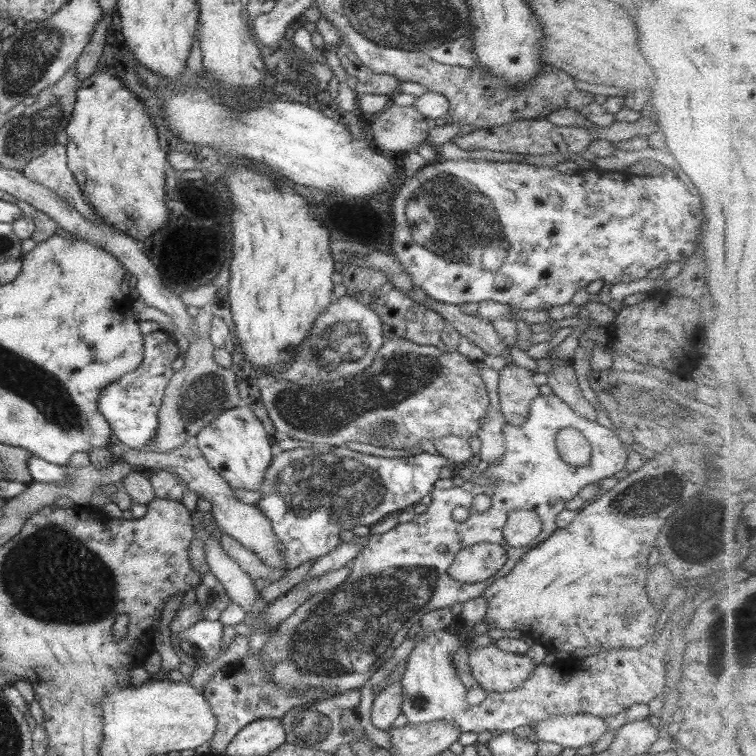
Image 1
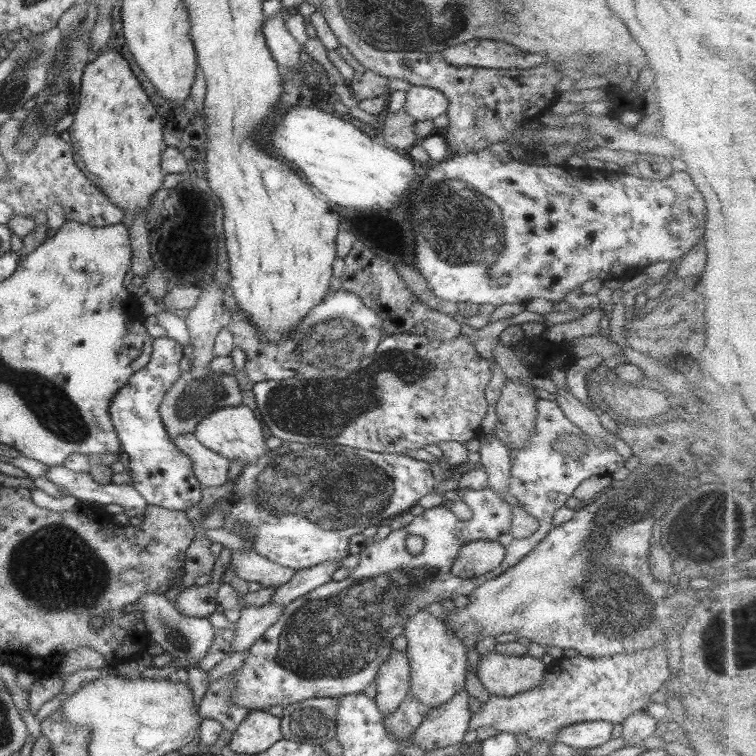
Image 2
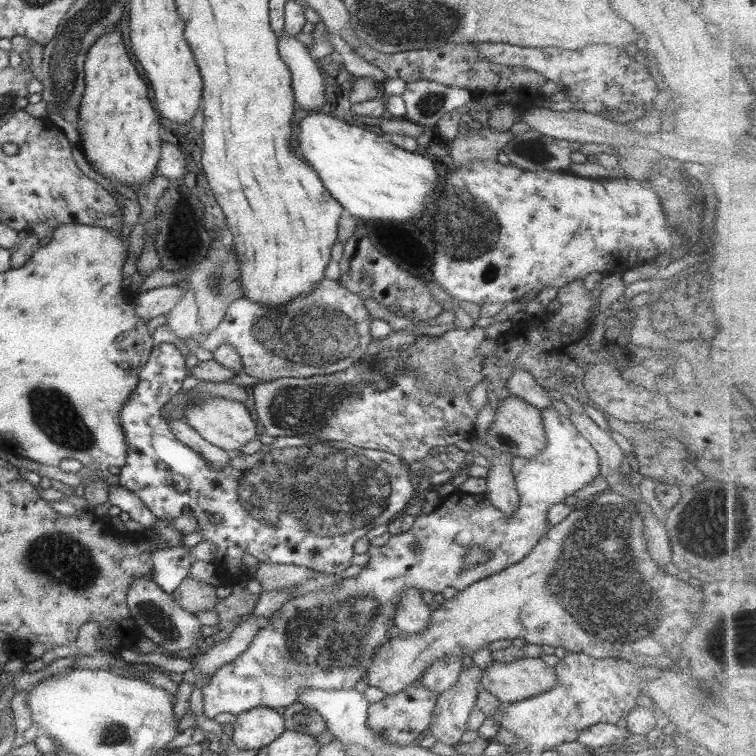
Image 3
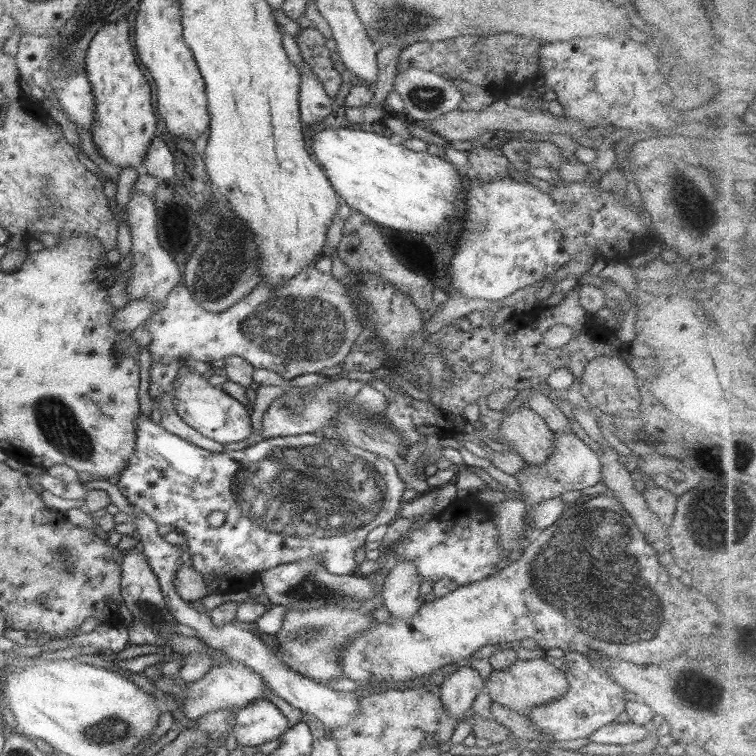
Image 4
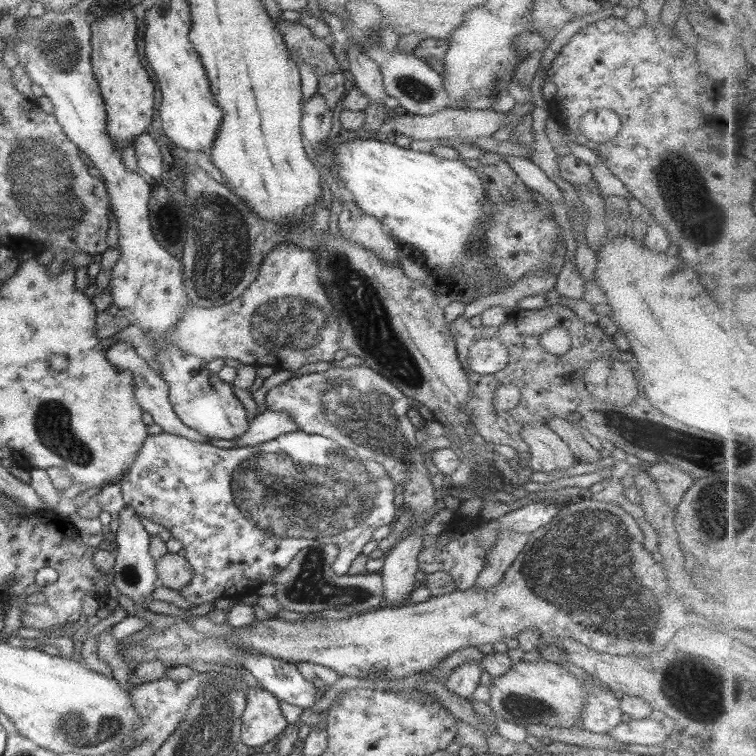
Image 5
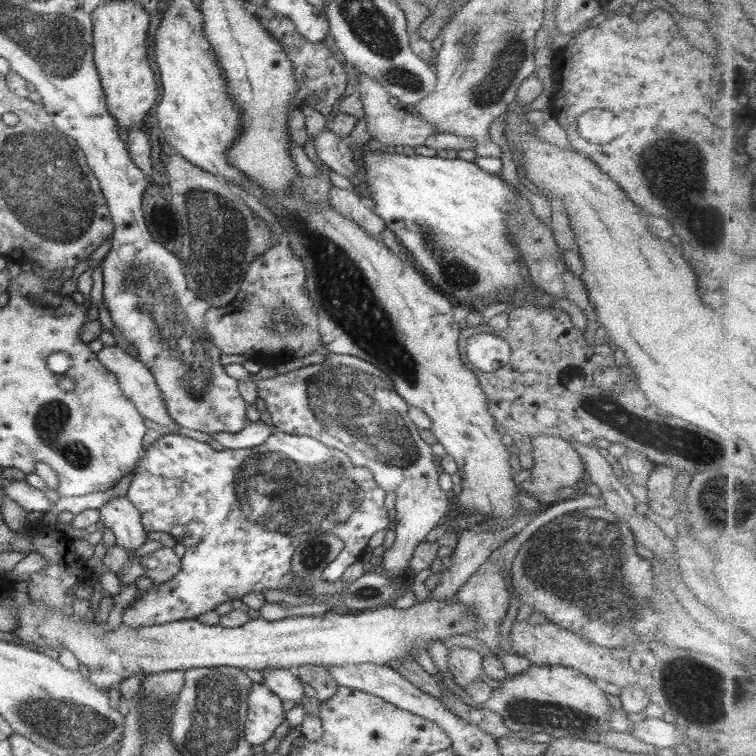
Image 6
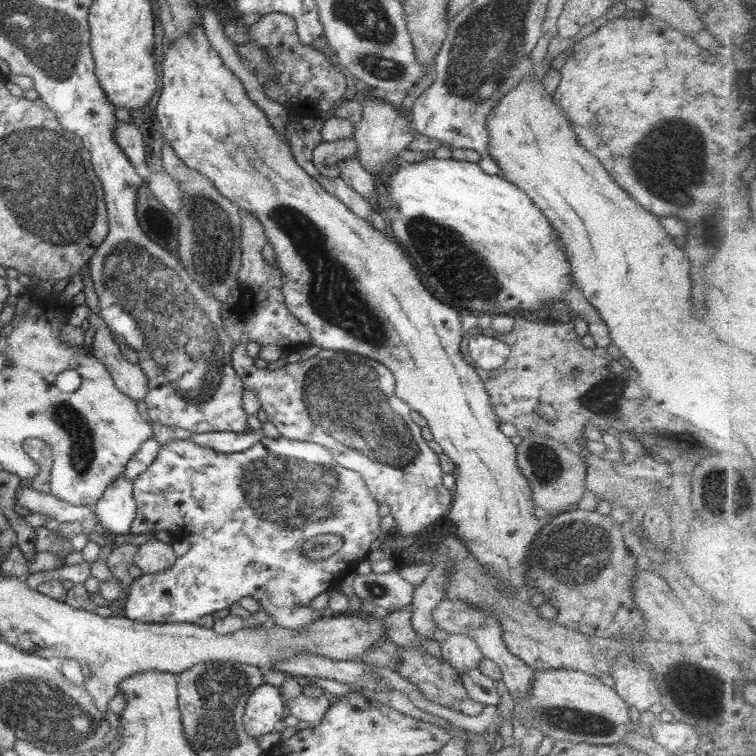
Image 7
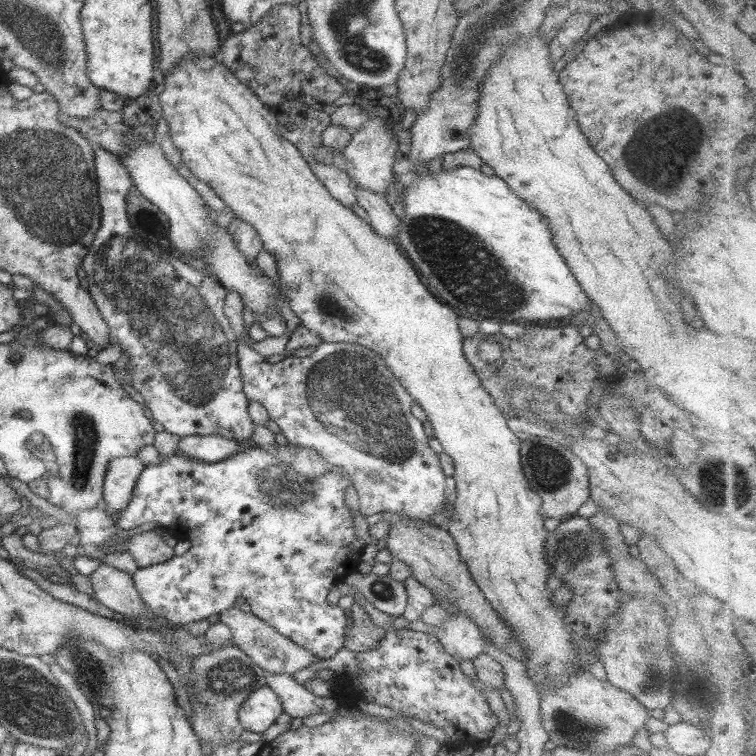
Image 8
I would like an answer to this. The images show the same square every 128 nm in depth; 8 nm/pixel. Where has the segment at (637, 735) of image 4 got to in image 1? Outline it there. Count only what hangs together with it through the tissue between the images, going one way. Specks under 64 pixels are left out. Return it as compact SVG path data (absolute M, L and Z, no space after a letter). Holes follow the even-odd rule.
M564 714L550 716L532 729L544 742L554 742L564 749L579 749L595 743L607 731L606 726L603 718L592 714Z

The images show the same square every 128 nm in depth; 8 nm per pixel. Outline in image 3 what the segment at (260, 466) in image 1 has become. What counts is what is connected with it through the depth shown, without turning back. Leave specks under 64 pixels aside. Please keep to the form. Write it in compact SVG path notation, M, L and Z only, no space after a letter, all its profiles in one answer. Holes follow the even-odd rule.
M202 397L202 399L192 401L185 409L184 421L204 440L233 454L258 435L257 422L252 420L246 405L222 397Z

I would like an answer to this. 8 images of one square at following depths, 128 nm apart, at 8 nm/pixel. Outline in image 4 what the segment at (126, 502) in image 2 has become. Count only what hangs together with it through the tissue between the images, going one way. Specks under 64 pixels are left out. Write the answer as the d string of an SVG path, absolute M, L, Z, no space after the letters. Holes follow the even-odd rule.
M134 507L134 519L136 523L137 535L140 536L140 544L146 555L148 565L152 569L152 572L158 577L159 585L164 596L167 609L172 614L172 617L184 626L188 626L196 630L196 637L204 640L205 645L214 651L219 651L230 662L237 661L240 664L245 664L251 670L254 670L265 683L265 686L276 696L280 696L282 700L286 701L290 706L298 708L304 714L310 714L310 716L316 717L322 721L324 726L328 726L330 730L336 729L336 727L342 727L346 725L350 720L350 717L360 710L360 700L358 696L352 692L336 692L330 690L326 685L318 684L314 680L301 676L298 672L291 670L286 663L273 654L273 650L270 650L260 638L254 635L248 630L242 630L234 624L224 624L224 626L216 627L212 620L209 618L208 613L196 612L196 609L191 608L182 597L177 593L176 586L174 586L174 577L176 577L176 571L178 567L184 565L184 561L181 559L182 550L180 546L172 545L168 543L165 538L161 537L158 533L158 524L155 520L152 520L146 512L142 512Z

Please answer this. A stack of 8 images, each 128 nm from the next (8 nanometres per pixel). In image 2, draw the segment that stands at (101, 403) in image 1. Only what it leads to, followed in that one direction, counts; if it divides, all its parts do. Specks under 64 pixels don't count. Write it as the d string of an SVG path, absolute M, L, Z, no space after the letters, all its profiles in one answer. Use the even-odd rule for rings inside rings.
M168 337L154 338L152 346L153 352L148 364L133 372L128 382L116 392L108 406L109 414L127 457L125 465L132 476L132 486L146 499L147 504L168 510L185 511L192 506L200 508L202 485L192 471L190 459L168 437L168 431L159 416L164 394L182 374L178 364L184 358L183 346Z

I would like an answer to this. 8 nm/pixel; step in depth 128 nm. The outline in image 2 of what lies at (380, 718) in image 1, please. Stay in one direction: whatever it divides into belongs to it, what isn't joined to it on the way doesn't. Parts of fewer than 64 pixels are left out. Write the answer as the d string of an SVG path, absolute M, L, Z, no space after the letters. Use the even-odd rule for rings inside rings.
M393 651L378 670L375 682L378 694L374 698L380 713L386 717L396 711L411 688L411 671L406 651Z

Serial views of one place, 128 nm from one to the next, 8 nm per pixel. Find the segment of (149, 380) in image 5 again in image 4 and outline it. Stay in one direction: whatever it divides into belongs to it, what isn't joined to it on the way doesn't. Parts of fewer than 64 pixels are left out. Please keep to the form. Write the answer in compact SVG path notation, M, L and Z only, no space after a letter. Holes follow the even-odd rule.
M160 393L154 401L154 404L161 413L162 422L160 424L162 428L165 428L168 432L172 432L172 434L178 435L184 440L188 439L192 444L204 448L204 450L210 452L226 451L223 444L200 434L197 430L188 426L188 423L180 419L180 416L176 413L171 395L168 393Z

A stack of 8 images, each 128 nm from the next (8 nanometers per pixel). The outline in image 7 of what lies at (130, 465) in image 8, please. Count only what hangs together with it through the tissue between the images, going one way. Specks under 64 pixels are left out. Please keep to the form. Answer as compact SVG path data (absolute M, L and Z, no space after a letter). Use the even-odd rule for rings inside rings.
M122 474L108 486L104 494L92 505L98 524L117 534L130 533L136 519L137 504L134 500L133 478Z

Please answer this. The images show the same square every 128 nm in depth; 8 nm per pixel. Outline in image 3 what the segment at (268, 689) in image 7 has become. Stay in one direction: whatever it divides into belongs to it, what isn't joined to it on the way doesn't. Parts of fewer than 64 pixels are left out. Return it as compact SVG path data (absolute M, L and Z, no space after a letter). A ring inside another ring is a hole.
M256 707L237 715L233 723L233 750L258 750L269 746L286 730L282 712Z

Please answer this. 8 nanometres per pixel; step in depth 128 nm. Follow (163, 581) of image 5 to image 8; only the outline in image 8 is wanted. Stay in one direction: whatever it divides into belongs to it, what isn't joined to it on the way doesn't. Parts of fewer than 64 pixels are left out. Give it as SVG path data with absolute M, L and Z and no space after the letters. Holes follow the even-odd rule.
M155 531L136 534L128 539L127 551L132 554L139 568L162 564L174 558L174 549Z

